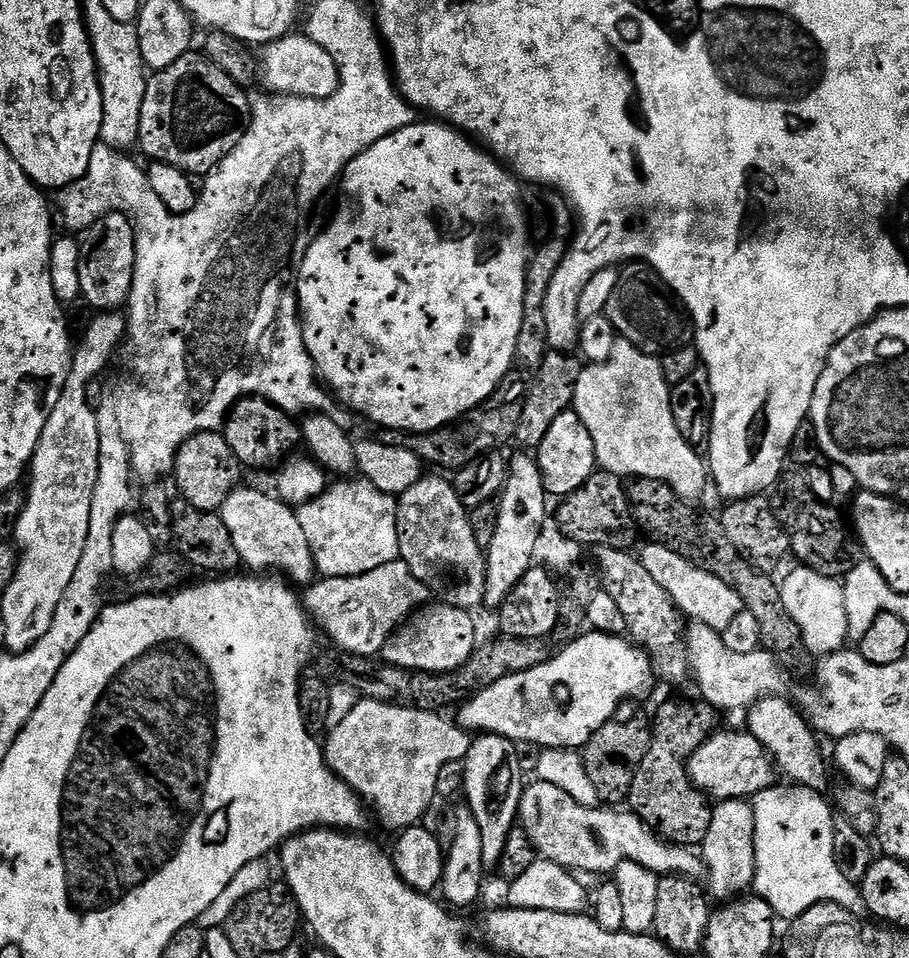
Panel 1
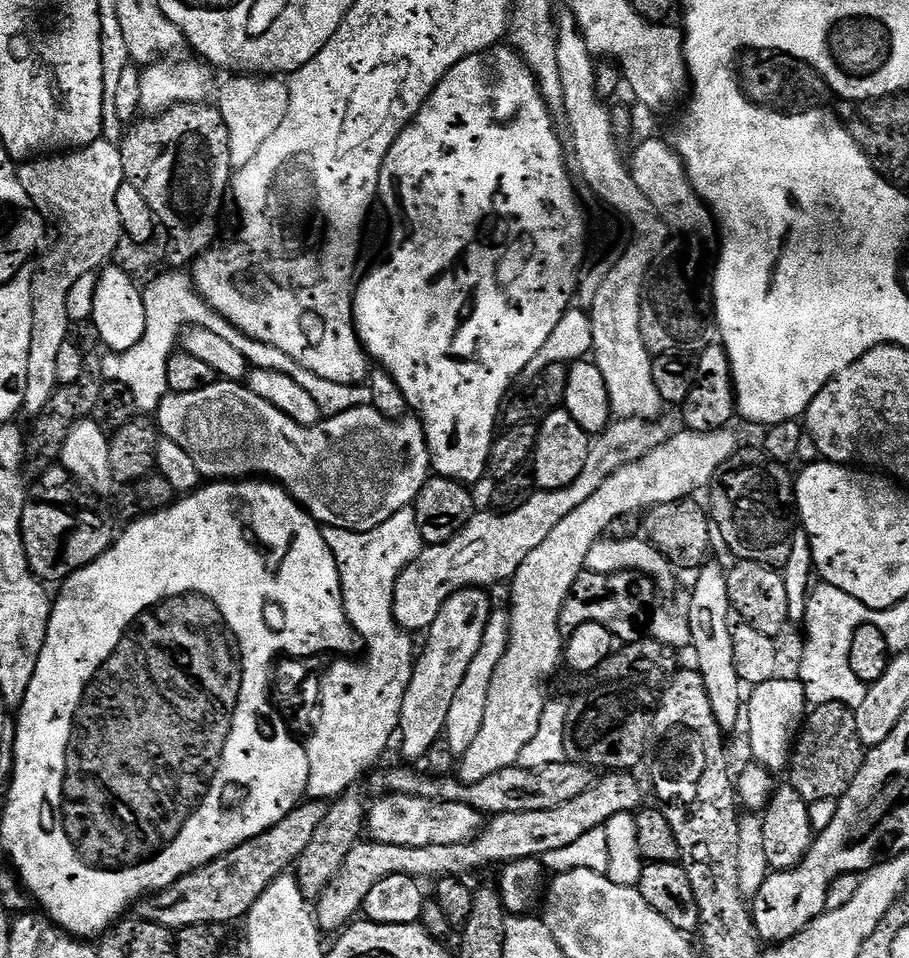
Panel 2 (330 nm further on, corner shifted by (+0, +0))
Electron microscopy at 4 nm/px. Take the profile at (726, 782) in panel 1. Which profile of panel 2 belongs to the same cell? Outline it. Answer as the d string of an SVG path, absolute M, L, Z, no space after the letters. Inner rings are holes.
M612 770L601 775L596 783L590 786L590 790L586 790L586 794L578 794L578 798L573 798L562 806L554 806L554 810L530 810L522 814L493 816L473 840L454 846L411 848L375 842L356 844L354 850L346 854L342 870L338 870L336 877L324 888L319 900L315 901L316 923L325 933L332 931L335 933L343 929L363 909L366 894L370 894L370 890L374 890L374 886L378 886L382 878L391 876L464 878L467 877L467 872L476 872L479 868L486 868L490 864L500 866L511 864L513 860L543 858L551 851L569 847L578 839L591 837L593 835L591 832L595 828L596 831L603 829L608 820L614 818L614 814L635 813L641 807L640 784L632 776L635 775L628 770Z

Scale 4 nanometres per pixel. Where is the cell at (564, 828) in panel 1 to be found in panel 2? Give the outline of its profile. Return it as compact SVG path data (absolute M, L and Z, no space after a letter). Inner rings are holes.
M381 796L373 799L367 809L366 836L369 841L390 846L454 846L473 840L485 823L478 810L458 802L427 800L421 796Z

